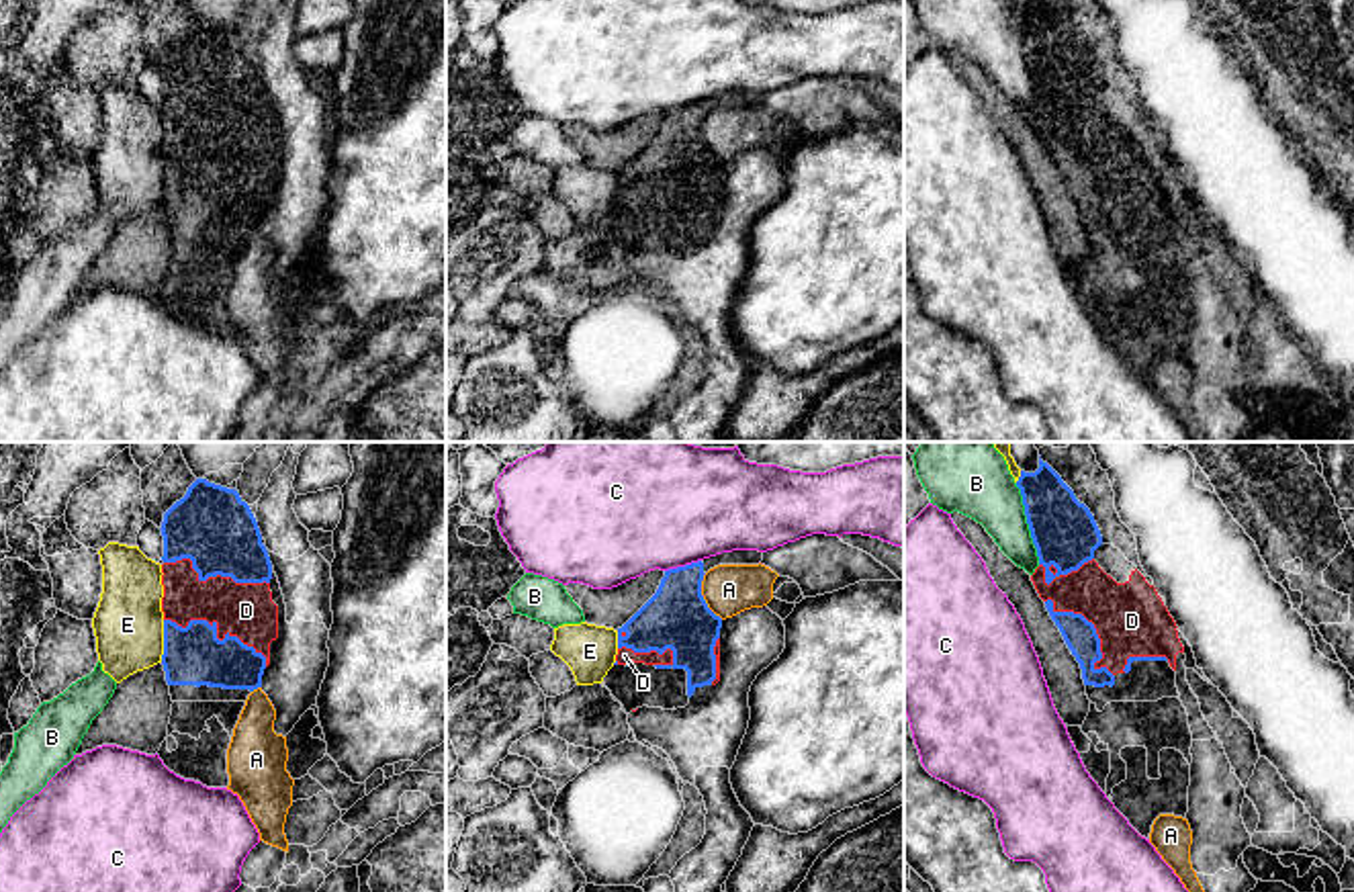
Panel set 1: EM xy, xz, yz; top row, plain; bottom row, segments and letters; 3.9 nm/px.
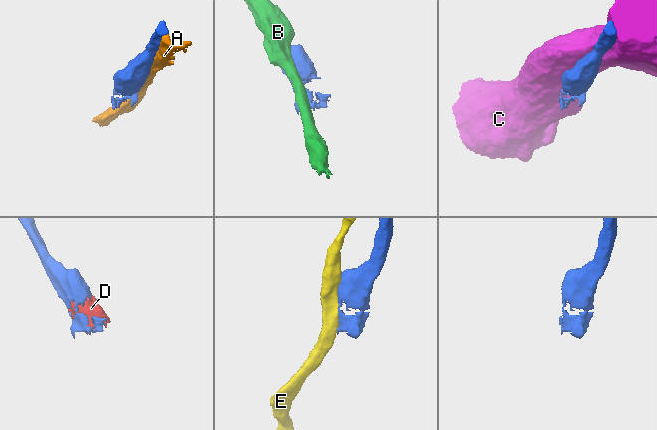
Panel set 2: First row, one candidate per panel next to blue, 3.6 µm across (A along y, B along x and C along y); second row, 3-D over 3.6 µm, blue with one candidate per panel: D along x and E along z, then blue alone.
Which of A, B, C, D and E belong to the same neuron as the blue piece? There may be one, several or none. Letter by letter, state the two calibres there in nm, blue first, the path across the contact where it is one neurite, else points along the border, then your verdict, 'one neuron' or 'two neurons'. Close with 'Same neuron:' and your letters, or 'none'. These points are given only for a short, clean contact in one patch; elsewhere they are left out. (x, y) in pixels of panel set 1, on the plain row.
A: 260/200 nm | two neurons
B: 260/240 nm | two neurons
C: 260/440 nm | two neurons
D: 240/220 nm | one neuron
E: 240/280 nm | two neurons
Same neuron: D

